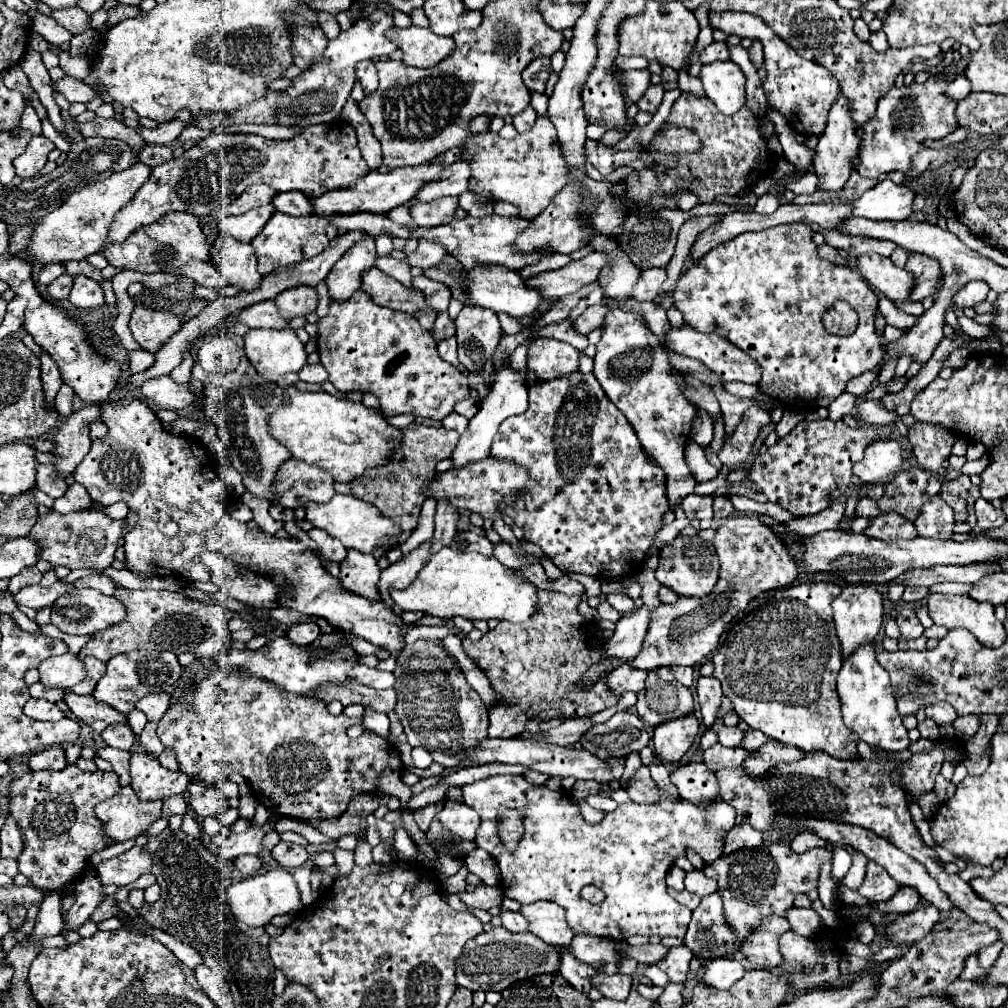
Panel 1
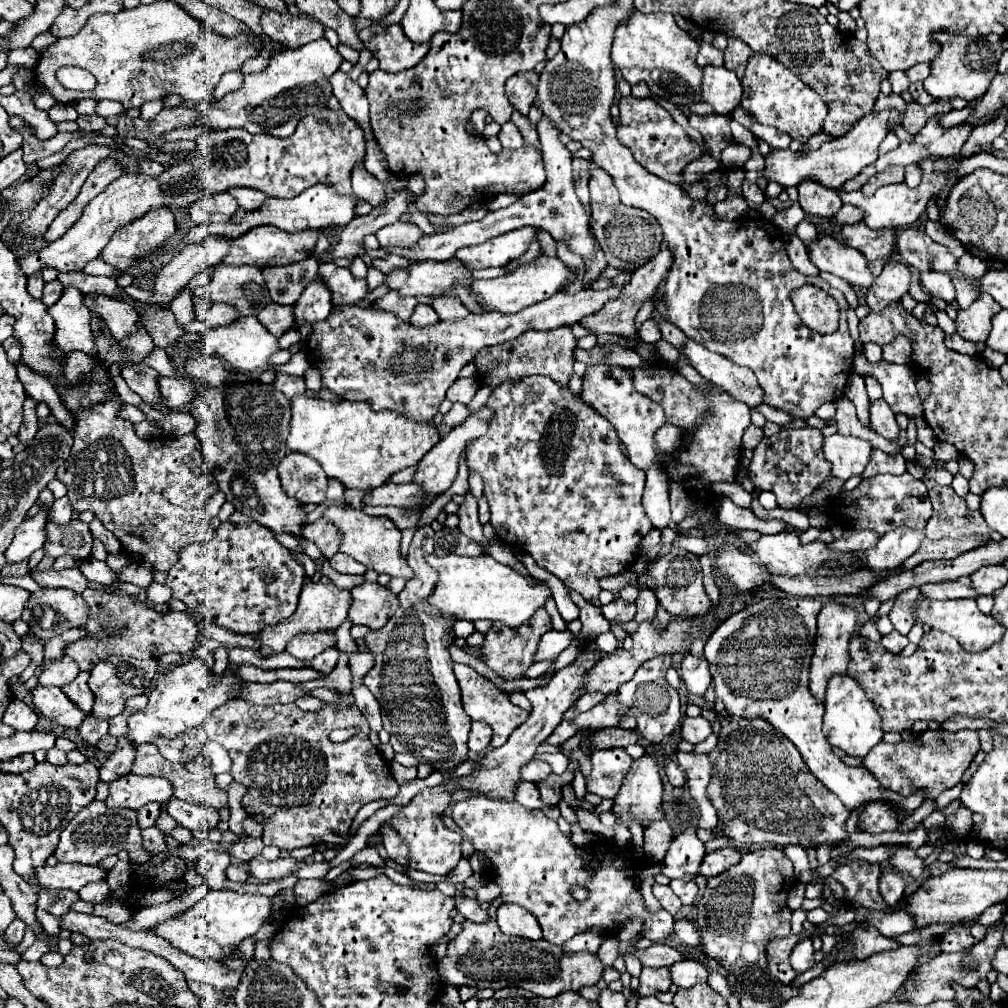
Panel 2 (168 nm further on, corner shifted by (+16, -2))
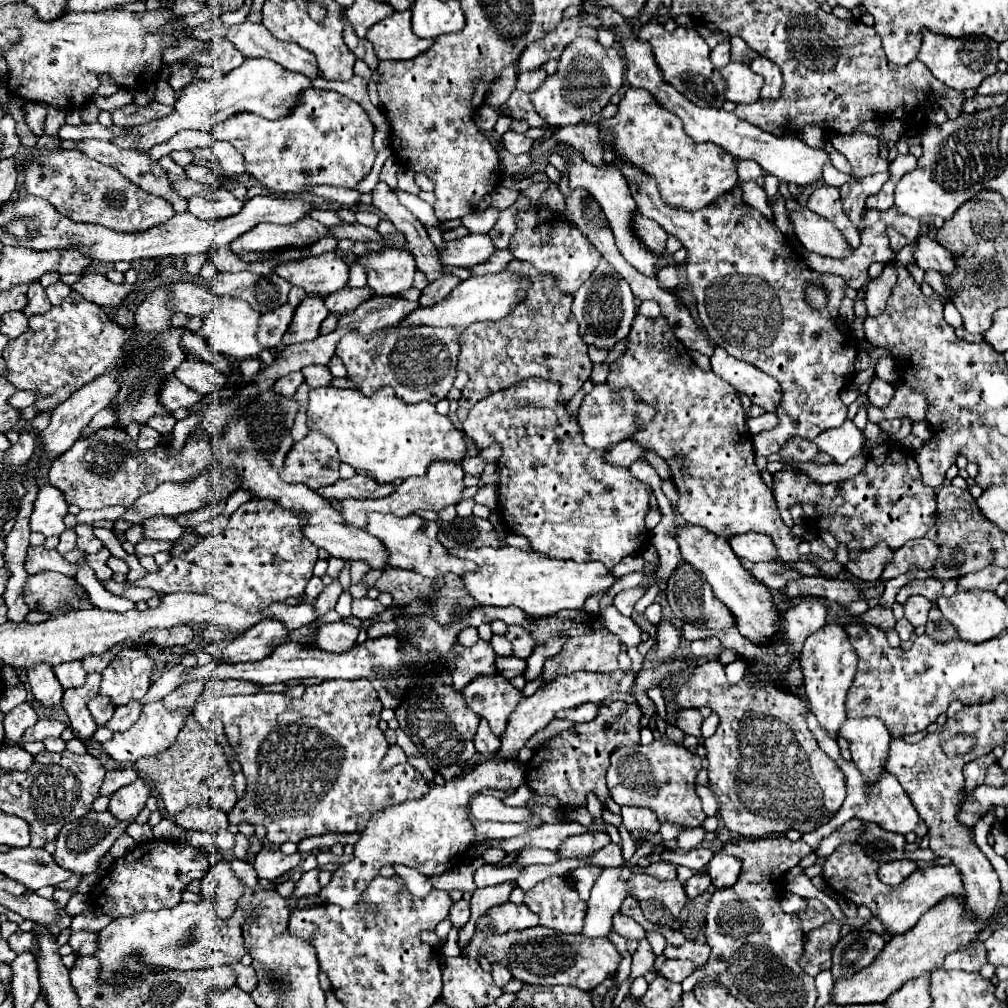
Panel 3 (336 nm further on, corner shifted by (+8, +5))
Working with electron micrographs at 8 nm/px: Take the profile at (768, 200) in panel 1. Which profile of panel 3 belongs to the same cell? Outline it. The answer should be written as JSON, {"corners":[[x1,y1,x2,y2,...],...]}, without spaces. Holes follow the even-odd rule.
{"corners":[[738,161,738,177,742,181,762,181,762,169,756,165,756,161]]}

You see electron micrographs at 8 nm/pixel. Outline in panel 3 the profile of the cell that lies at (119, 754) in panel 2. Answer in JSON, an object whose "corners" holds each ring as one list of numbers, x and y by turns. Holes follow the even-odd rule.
{"corners":[[124,769,124,771,108,771,106,777,104,777,104,783,100,787,100,795,106,795,110,797,112,793,116,793,120,787,124,785,130,785,138,779,136,771,134,769]]}

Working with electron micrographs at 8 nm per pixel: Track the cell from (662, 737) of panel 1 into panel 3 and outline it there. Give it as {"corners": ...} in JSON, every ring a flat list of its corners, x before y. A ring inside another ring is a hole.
{"corners":[[622,807,622,823,634,841,646,841,648,835,656,835,660,829,656,815,644,807]]}

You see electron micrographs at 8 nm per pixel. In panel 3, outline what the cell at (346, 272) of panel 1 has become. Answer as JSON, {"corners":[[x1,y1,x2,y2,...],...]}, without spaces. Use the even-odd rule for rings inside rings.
{"corners":[[306,299,296,307,294,319,282,337,282,345,294,345,302,341,316,339,320,333,320,323,328,317,328,309,322,299]]}

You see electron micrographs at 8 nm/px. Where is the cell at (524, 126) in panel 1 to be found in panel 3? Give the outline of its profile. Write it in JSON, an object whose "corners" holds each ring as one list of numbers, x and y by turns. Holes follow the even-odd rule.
{"corners":[[506,131,502,135,502,143,504,143,504,149,510,151,512,155,528,153,532,147,532,139,528,139,526,135,520,135,520,133,512,133,512,131]]}

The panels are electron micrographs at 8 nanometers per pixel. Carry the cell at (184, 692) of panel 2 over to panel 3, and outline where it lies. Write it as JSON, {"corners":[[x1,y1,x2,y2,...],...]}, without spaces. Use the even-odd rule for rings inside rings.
{"corners":[[160,701,148,703,148,705,144,705,140,719,128,731,114,733,114,737,110,741,102,743,102,751,108,757,112,757,114,761,126,763,126,765,136,763,140,757,152,757,152,755,164,753,176,741,178,731,184,727,184,715,188,715,188,711,176,711,176,713,166,711,166,707]]}

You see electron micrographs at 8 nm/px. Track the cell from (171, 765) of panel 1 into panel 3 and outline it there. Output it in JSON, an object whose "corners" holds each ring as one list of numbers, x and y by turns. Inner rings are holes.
{"corners":[[192,714,186,718,176,743,164,755,138,759,134,767,138,775,144,777,158,791,158,797,162,799,162,811,168,817,178,815,190,805,214,807,224,813,230,813,238,801,234,793,234,773,222,747,204,731,204,727]]}

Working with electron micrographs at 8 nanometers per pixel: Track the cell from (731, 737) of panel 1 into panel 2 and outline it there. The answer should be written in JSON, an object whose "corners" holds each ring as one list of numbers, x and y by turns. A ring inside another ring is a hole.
{"corners":[[698,716,698,718,684,718,682,722,682,738,692,742,692,744,700,744,704,742,708,736,712,734,712,724]]}

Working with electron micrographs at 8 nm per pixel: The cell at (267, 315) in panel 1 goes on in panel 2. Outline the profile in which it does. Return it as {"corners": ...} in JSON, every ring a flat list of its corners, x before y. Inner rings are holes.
{"corners":[[198,302,194,310,196,310,196,320,206,322,210,328,228,326,242,316,238,308,230,304,220,304,220,302]]}

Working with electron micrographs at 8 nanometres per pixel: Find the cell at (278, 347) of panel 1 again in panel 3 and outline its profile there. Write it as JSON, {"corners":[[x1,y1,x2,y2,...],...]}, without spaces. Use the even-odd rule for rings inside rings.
{"corners":[[216,295,216,299,218,299,218,303,202,319,202,327,196,331,196,335,206,339,212,349,216,349,218,353,222,353,226,357,232,357,238,361,256,357,258,351,262,349,260,343,256,343,256,323,260,319,260,313,256,313,248,303,244,303,240,299,232,299,228,295]]}

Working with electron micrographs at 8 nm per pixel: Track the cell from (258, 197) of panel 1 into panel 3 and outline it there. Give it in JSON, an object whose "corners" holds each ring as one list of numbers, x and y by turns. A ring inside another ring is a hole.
{"corners":[[214,189,210,193,194,195,188,199,188,211,194,217,206,219,206,221,218,221,218,219,230,217,230,215,236,215,242,205,244,205,244,201,236,199,226,189]]}

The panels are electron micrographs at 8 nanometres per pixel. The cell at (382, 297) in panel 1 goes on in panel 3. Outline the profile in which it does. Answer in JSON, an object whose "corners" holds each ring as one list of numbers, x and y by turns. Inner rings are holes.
{"corners":[[334,253,280,261,274,267,274,273,290,285,302,287,310,295,330,295,344,289,348,281,348,265]]}

